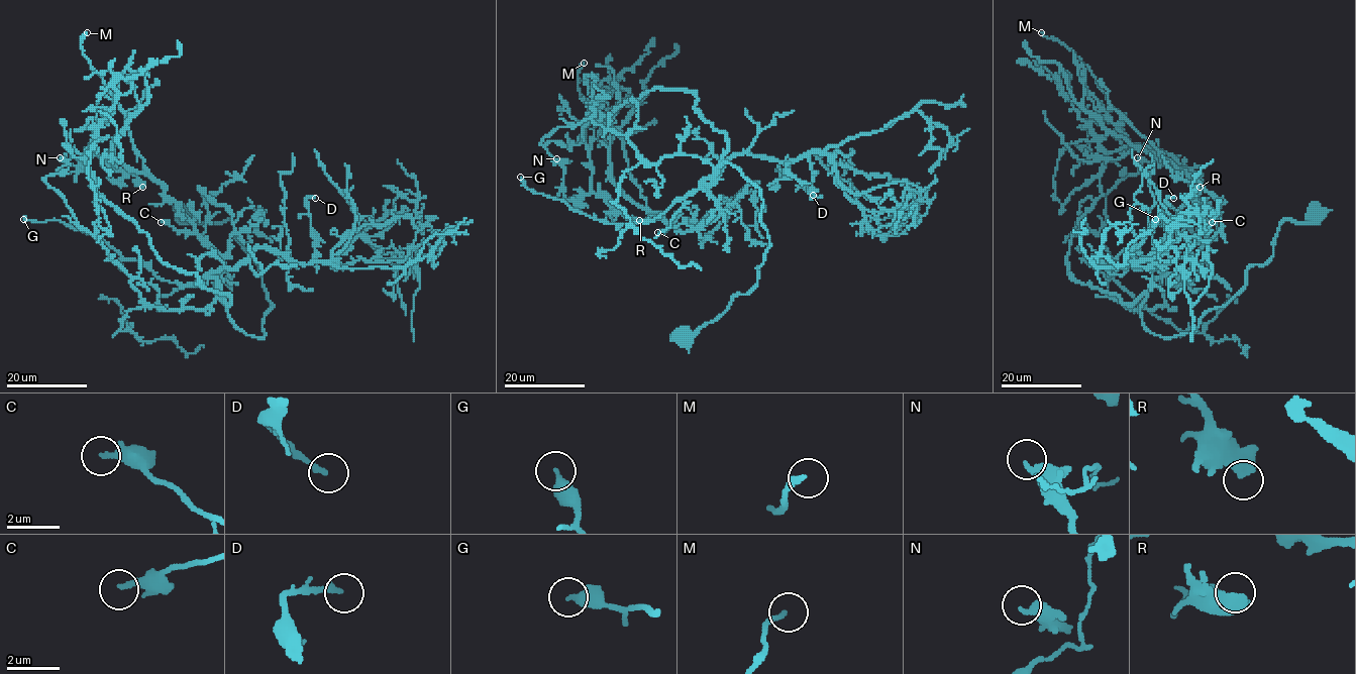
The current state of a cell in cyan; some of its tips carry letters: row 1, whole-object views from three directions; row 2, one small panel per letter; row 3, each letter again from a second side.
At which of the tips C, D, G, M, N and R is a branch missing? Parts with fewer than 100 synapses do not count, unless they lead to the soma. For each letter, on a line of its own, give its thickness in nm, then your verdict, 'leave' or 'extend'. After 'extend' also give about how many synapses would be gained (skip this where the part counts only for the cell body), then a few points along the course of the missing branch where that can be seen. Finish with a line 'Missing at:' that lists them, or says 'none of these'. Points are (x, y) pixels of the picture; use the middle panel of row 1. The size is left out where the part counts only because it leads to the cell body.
C: 200 nm | leave
D: 180 nm | leave
G: 440 nm | leave
M: 170 nm | leave
N: 320 nm | leave
R: 400 nm | leave
Missing at: none of these

